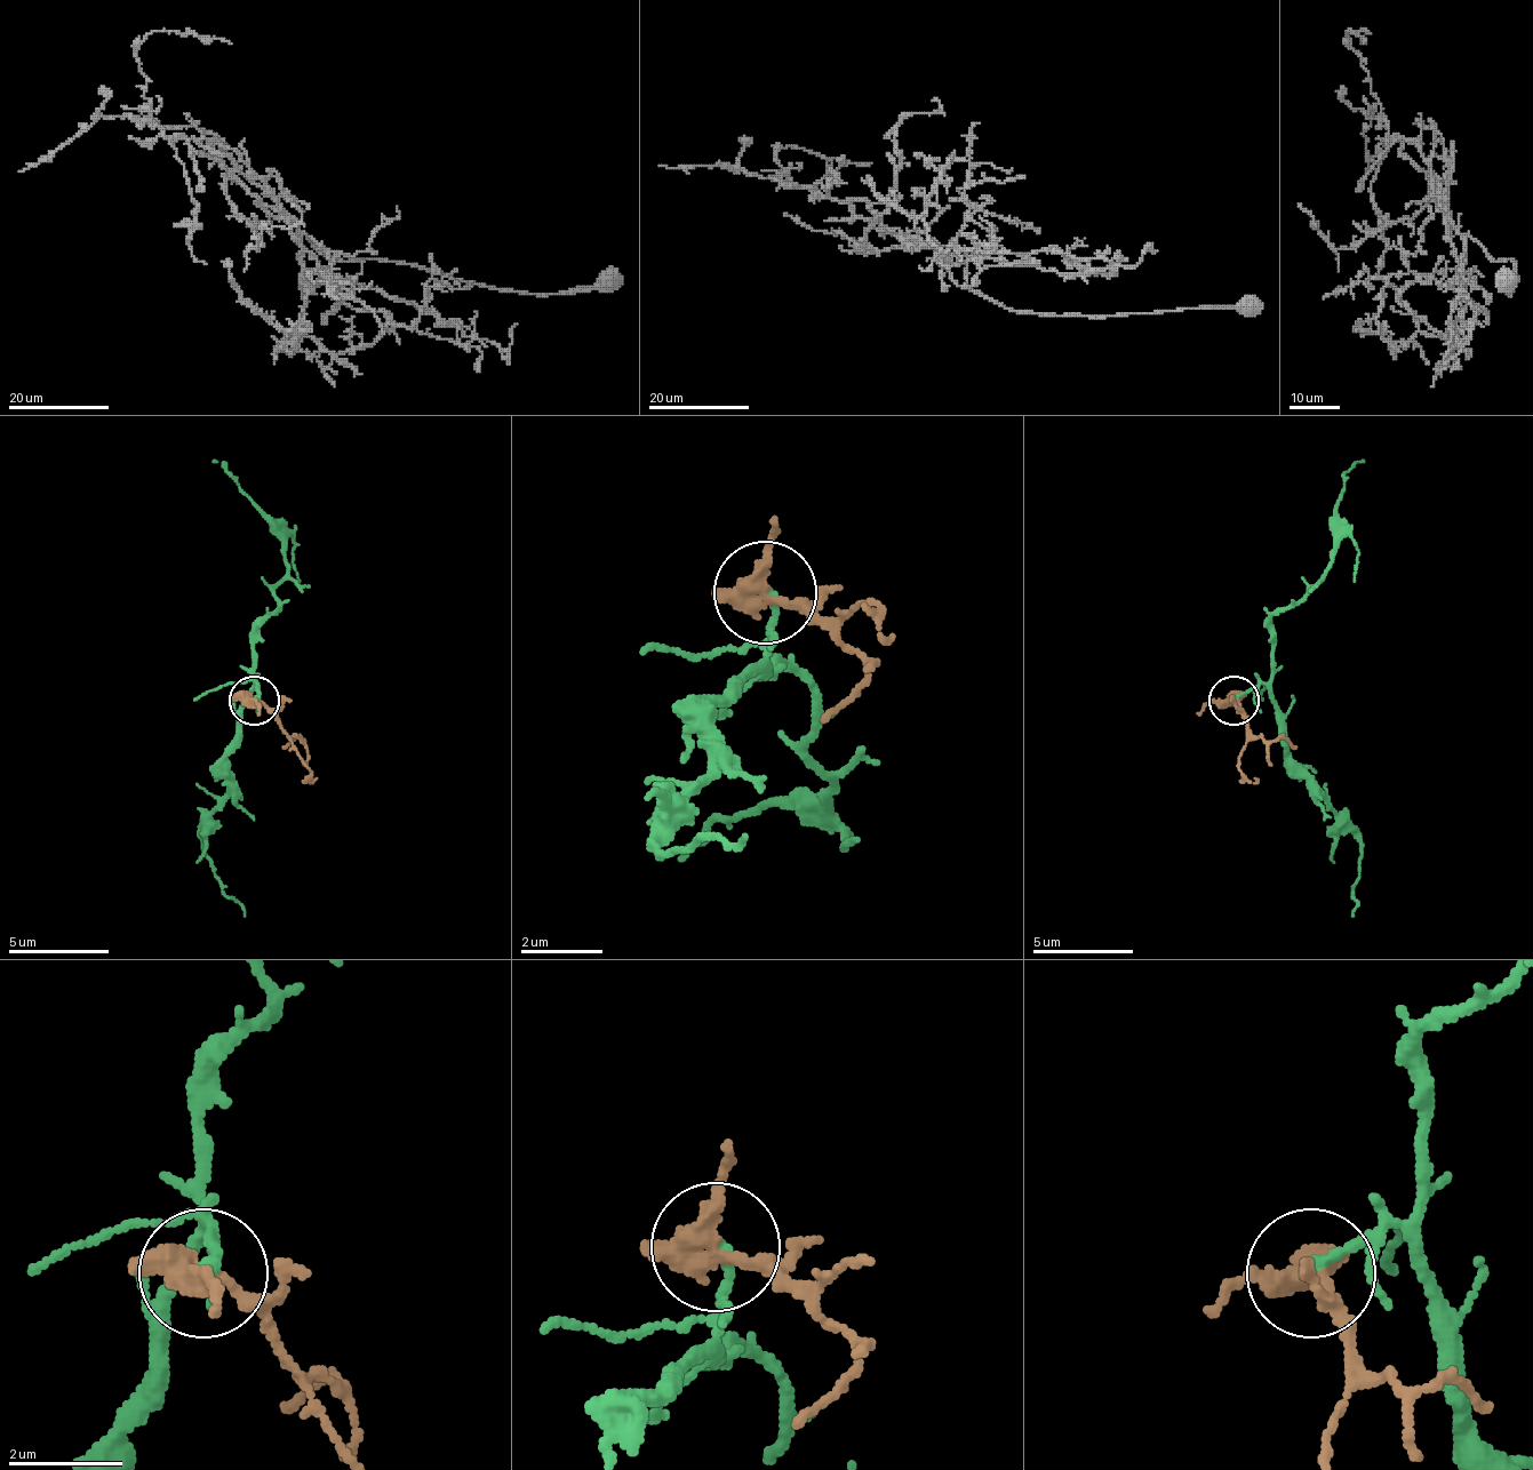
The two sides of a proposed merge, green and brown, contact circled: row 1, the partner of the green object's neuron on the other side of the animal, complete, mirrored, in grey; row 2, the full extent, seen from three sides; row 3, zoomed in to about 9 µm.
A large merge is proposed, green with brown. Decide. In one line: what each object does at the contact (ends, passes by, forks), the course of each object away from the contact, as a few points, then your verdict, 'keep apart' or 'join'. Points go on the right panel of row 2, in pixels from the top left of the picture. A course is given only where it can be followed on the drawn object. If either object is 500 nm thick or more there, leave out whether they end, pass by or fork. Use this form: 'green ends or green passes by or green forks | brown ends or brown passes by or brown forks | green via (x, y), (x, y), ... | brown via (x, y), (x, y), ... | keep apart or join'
green ends | brown passes by | green via (1232, 702), (1262, 681), (1268, 686), (1287, 761), (1358, 843), (1352, 918) | brown via (1232, 702), (1247, 717), (1237, 767), (1258, 782) | keep apart

